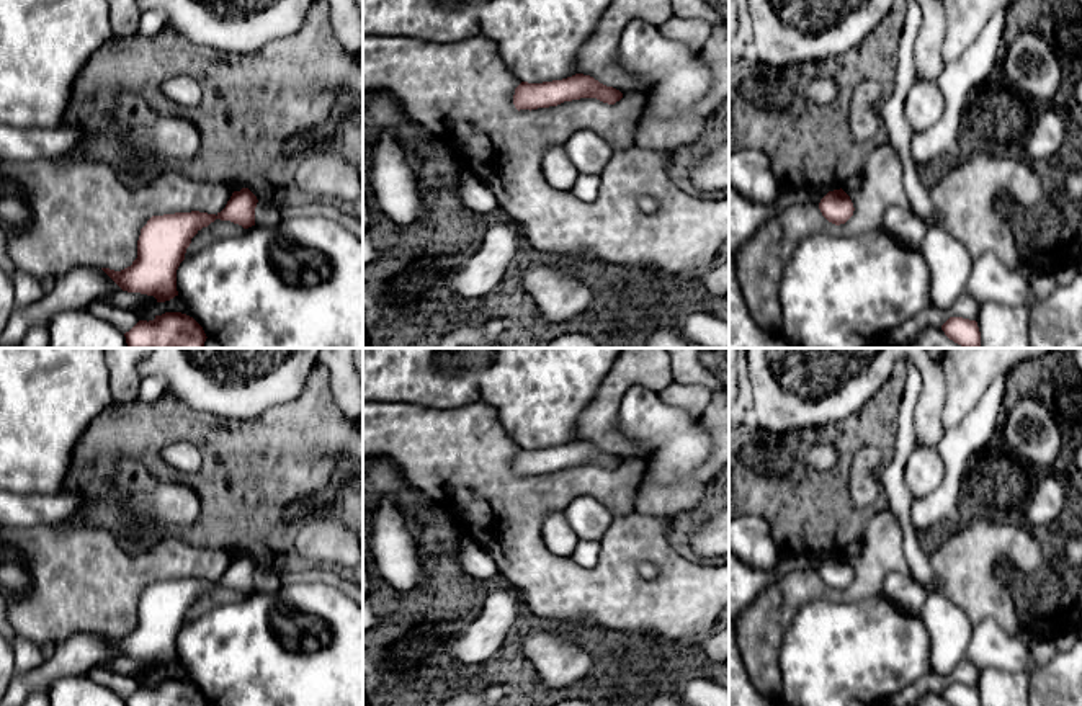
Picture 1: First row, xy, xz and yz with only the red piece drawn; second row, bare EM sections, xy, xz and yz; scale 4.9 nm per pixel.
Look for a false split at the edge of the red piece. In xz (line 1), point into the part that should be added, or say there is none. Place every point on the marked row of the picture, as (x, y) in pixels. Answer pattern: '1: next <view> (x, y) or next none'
1: next none

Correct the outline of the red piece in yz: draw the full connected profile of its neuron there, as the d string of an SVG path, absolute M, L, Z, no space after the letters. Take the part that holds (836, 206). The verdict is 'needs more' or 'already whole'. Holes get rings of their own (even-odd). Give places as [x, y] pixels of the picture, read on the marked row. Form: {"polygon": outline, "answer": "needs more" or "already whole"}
{"polygon": "M840 188L829 191L819 203L822 216L835 224L845 224L853 216L853 203L850 196Z", "answer": "already whole"}

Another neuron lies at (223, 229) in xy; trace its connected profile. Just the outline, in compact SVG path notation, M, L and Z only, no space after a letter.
M216 219L208 227L203 227L201 230L198 230L198 234L191 239L191 244L186 248L185 258L199 252L201 248L212 244L214 240L222 240L230 235L239 235L242 230L244 227L239 224Z

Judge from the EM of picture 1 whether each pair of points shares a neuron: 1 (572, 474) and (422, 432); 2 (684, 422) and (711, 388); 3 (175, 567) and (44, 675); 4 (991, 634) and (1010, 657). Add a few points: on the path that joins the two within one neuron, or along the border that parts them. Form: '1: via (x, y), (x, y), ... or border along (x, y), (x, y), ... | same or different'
1: via (535, 489), (484, 489), (460, 464) | same
2: border along (698, 406), (700, 425), (711, 438) | different
3: border along (100, 633), (76, 633), (58, 644) | different
4: via (992, 639), (1005, 652) | same

